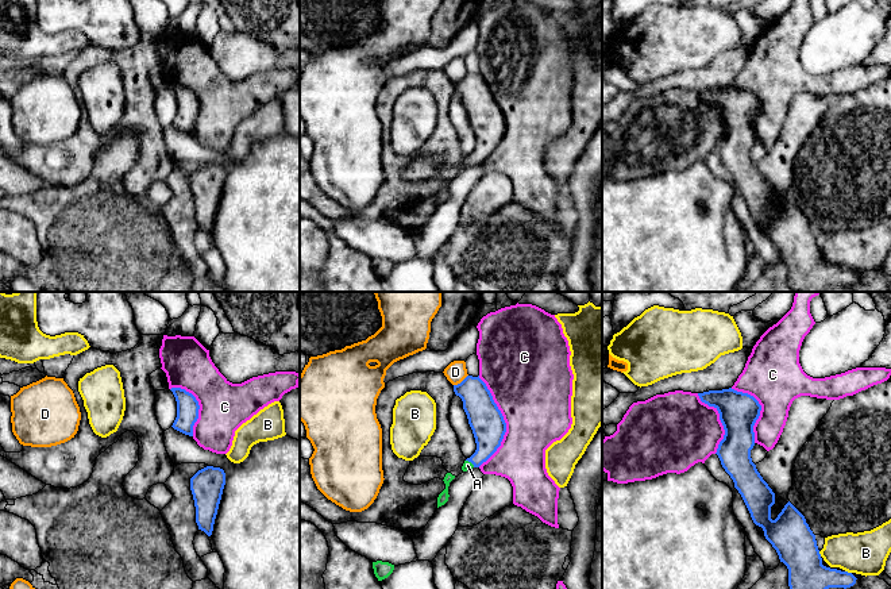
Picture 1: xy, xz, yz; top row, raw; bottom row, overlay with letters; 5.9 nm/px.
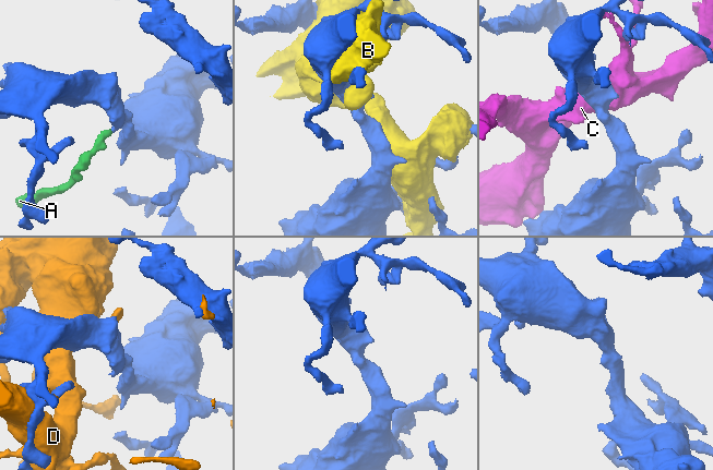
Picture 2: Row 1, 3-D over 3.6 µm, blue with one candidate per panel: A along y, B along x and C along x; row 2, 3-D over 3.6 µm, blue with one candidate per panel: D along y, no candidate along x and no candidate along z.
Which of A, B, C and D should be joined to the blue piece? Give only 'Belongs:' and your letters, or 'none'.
Belongs: A

